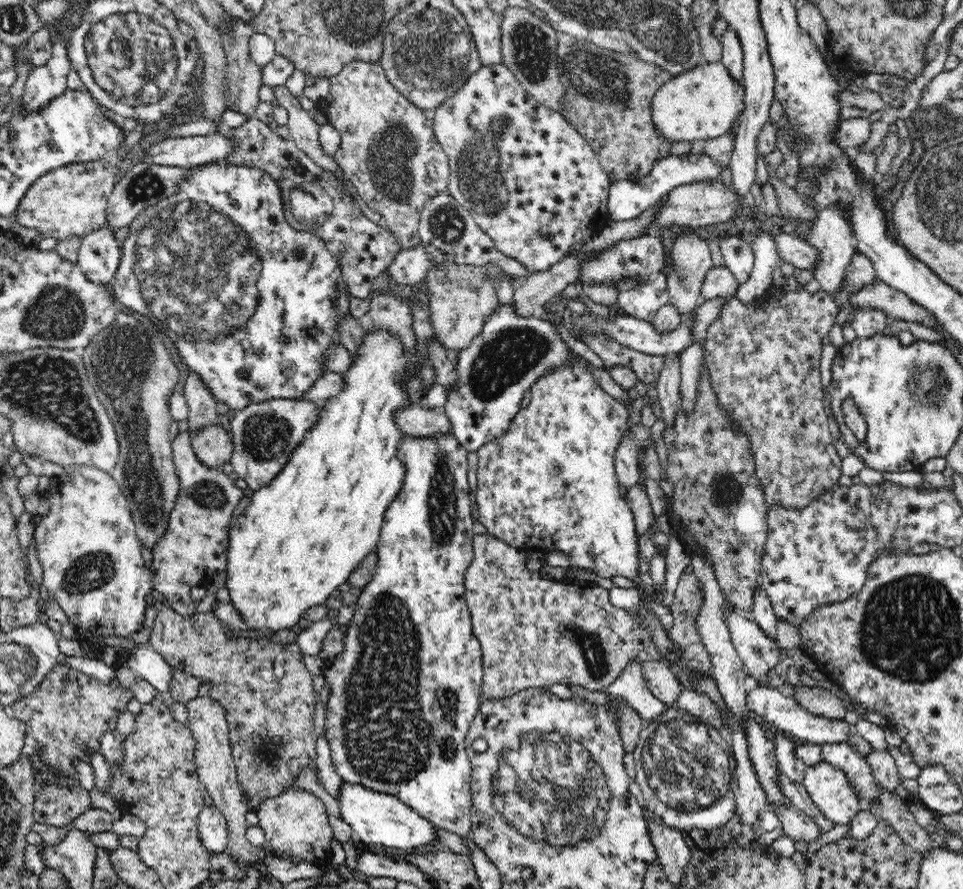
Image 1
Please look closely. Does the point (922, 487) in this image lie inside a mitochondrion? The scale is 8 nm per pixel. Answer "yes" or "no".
no

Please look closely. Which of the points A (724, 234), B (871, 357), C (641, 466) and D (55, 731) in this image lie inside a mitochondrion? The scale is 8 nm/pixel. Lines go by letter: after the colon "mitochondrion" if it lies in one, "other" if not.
A: other
B: other
C: other
D: other

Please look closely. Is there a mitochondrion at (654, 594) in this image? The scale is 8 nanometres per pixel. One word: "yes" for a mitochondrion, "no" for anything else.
no

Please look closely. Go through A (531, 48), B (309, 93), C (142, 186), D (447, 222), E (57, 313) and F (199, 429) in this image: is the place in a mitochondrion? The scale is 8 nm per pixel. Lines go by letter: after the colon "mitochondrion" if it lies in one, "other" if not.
A: mitochondrion
B: other
C: mitochondrion
D: mitochondrion
E: mitochondrion
F: other

